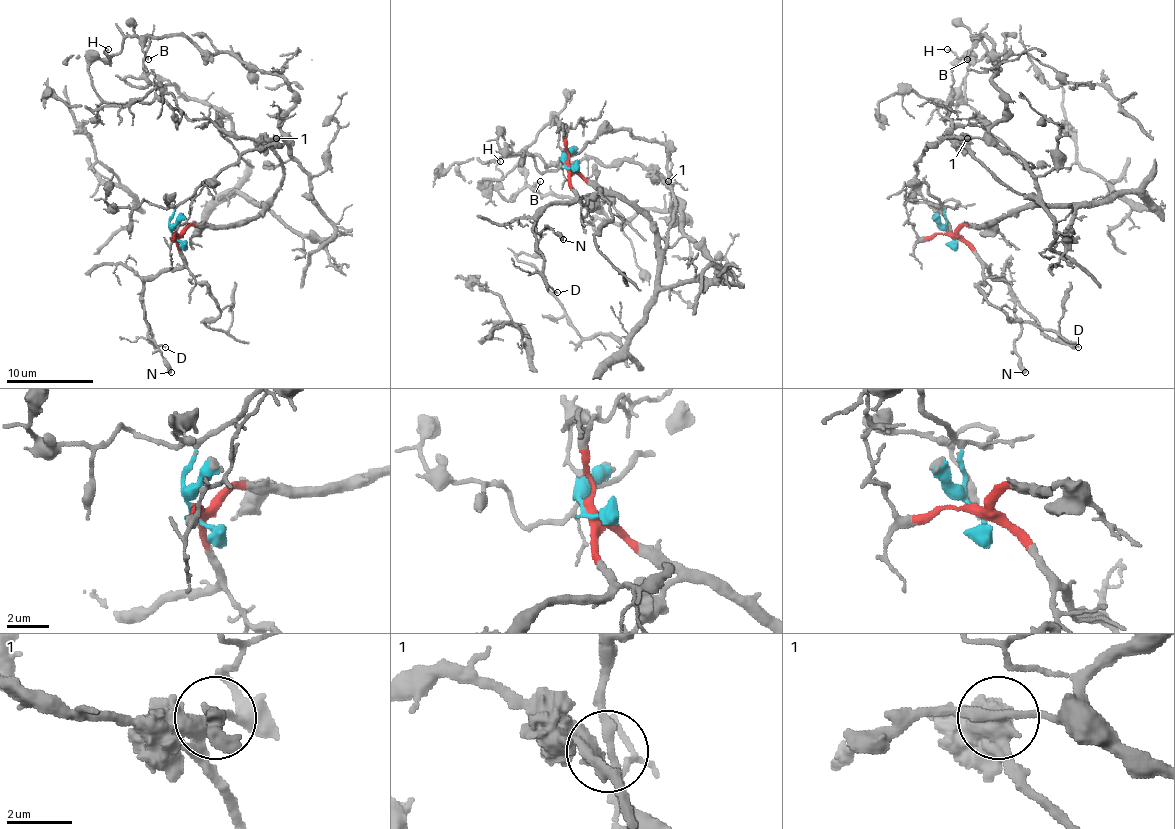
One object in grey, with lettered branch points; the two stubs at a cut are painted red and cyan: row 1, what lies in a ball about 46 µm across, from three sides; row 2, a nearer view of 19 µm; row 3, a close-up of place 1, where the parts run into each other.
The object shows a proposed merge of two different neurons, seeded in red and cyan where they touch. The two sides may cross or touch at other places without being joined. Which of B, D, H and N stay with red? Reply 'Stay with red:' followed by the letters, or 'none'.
Stay with red: D, N

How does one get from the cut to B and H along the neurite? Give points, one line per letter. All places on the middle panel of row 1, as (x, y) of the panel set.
B: (566, 165), (608, 130), (656, 141), (671, 213), (686, 218), (610, 222), (540, 181)
H: (566, 165), (608, 130), (656, 141), (673, 215), (686, 215), (610, 222), (523, 187), (508, 200), (501, 161)

